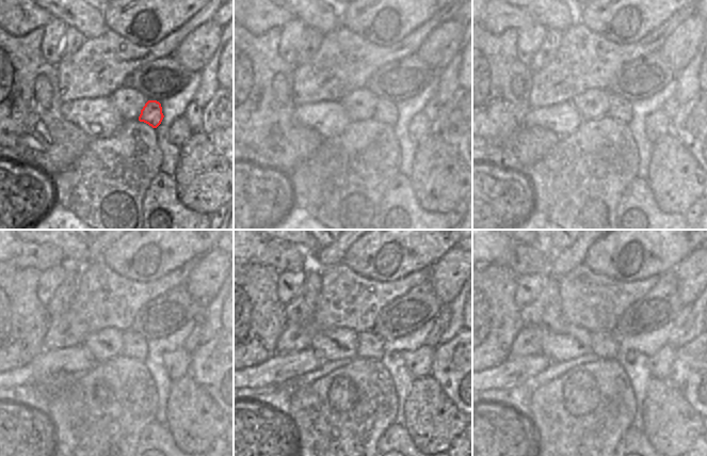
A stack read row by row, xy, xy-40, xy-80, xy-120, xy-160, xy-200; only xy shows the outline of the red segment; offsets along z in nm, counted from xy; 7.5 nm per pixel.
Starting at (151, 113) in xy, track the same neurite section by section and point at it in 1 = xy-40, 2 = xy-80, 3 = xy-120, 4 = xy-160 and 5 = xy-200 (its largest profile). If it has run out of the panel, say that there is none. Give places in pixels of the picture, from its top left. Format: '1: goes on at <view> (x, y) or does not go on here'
1: goes on at xy-40 (386, 111)
2: goes on at xy-80 (620, 109)
3: goes on at xy-120 (135, 346)
4: goes on at xy-160 (370, 345)
5: goes on at xy-200 (606, 344)

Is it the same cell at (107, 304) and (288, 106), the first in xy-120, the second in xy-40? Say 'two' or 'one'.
two

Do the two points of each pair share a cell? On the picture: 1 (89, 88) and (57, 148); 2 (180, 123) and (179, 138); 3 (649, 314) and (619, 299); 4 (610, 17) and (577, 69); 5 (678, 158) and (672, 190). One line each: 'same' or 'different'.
1: different
2: same
3: different
4: different
5: same

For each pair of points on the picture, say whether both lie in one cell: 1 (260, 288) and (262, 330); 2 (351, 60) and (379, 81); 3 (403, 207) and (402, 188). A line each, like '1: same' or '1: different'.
1: same
2: different
3: same

